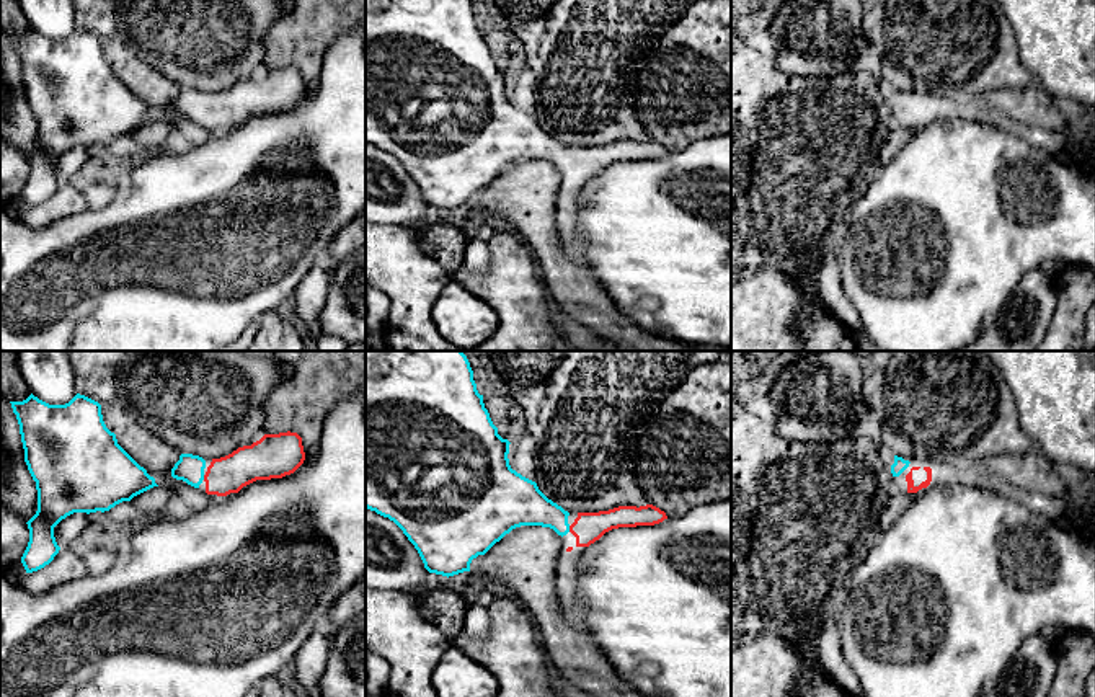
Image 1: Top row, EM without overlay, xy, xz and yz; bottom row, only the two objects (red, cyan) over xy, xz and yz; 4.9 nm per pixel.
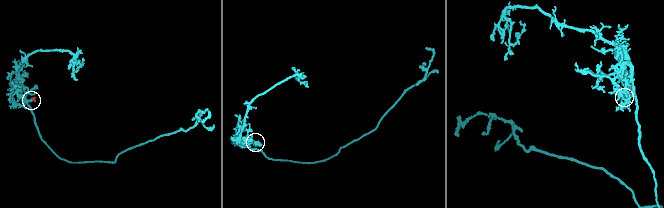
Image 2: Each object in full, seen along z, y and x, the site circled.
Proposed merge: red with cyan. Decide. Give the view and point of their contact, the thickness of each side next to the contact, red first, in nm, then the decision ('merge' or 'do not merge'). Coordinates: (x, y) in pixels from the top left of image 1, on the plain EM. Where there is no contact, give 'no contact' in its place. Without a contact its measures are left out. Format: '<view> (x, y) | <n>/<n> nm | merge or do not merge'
xz (570, 164) | 150/200 nm | merge

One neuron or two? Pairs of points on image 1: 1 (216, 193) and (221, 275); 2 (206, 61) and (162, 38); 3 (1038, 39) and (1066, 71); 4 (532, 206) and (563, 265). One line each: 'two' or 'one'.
1: one
2: one
3: one
4: one

